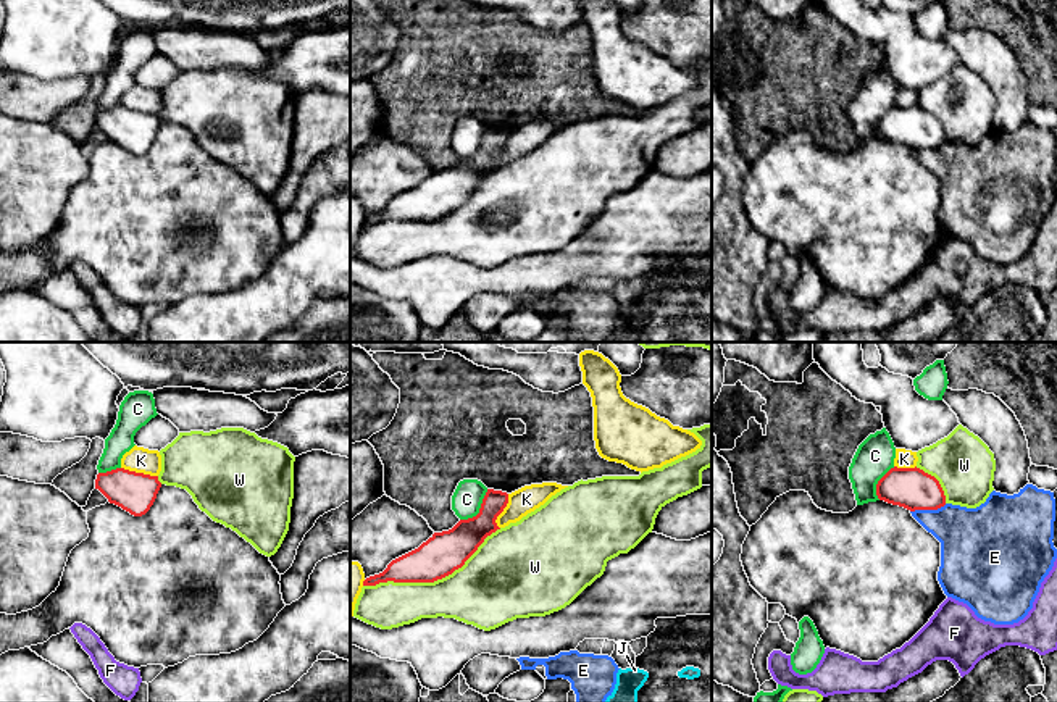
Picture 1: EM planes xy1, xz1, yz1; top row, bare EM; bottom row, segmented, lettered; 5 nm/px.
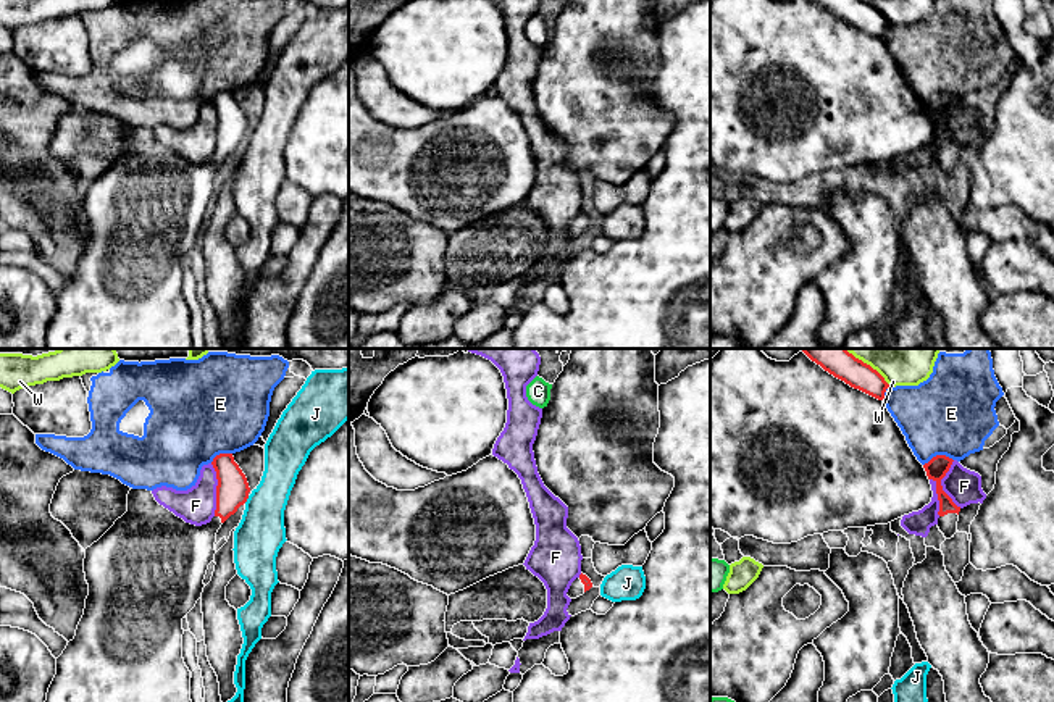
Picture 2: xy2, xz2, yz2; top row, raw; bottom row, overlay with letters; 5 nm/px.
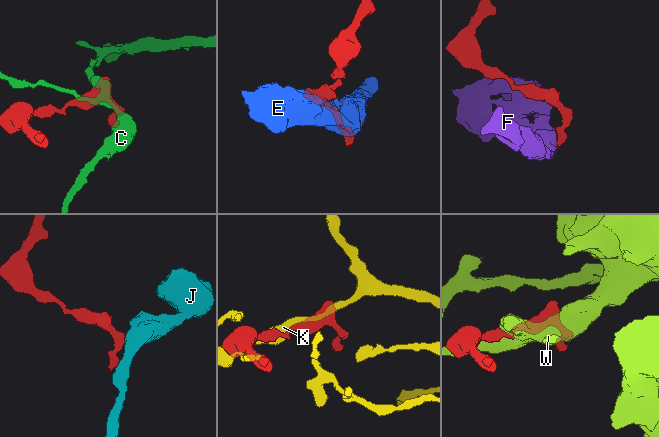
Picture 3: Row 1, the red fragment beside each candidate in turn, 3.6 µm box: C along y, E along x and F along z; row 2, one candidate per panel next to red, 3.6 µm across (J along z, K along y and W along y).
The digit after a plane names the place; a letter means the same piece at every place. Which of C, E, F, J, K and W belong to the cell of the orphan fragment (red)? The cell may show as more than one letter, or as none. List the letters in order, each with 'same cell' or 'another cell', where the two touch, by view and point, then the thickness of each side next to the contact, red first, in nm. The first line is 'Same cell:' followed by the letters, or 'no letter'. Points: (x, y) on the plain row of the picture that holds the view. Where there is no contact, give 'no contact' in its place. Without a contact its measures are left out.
Same cell: no letter
C: another cell; contact xz1 (480, 149); calibres 190 and 150 nm
E: another cell; contact yz1 (928, 147); calibres 200 and 300 nm
F: another cell; contact xy2 (217, 128); calibres 160 and 190 nm
J: another cell; contact xy2 (247, 136); calibres 160 and 240 nm
K: another cell; contact xy1 (139, 112); calibres 200 and 130 nm
W: another cell; contact xz1 (433, 220); calibres 200 and 320 nm

